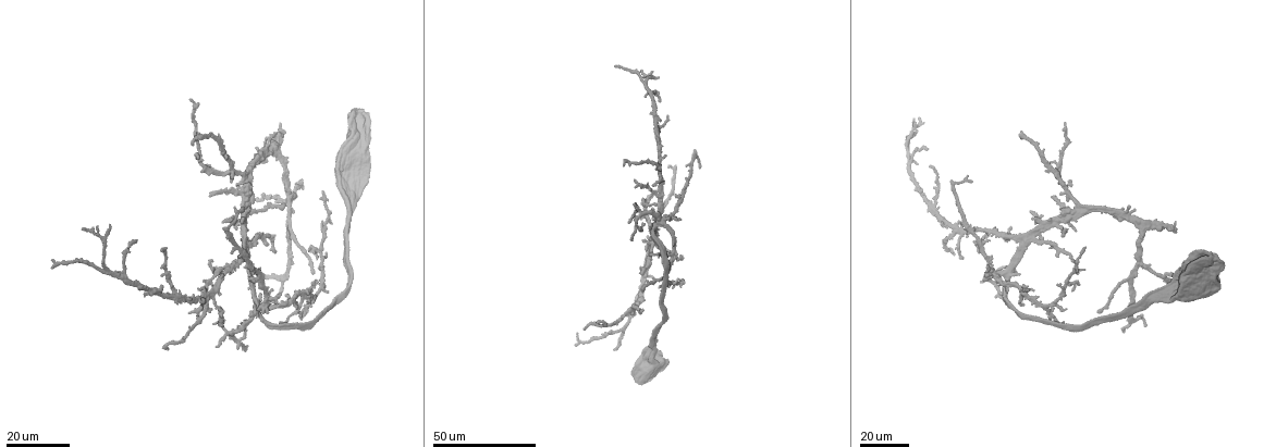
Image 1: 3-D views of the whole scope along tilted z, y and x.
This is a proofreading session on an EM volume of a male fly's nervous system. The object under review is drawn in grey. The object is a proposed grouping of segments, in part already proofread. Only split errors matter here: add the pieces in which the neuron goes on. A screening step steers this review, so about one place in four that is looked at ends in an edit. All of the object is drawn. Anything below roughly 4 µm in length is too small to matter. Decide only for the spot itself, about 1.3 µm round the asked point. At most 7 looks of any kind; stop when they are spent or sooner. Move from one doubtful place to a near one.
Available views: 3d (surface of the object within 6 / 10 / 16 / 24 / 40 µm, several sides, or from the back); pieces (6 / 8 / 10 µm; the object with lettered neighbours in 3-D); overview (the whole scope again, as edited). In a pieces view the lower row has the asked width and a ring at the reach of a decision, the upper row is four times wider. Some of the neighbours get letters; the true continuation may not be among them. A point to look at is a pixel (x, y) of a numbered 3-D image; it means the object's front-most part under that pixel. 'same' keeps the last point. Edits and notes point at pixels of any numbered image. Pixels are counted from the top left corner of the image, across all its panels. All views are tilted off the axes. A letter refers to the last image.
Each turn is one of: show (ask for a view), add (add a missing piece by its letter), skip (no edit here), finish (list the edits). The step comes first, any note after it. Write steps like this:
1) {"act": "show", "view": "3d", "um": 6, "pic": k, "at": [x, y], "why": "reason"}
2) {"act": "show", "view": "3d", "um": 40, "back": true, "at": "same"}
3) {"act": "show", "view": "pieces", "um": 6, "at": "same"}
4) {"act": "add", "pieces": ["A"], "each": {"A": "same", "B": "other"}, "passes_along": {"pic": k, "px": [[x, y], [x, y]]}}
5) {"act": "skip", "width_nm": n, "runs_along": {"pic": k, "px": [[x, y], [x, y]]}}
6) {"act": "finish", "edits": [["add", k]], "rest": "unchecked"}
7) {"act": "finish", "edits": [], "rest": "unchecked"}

{"act": "show", "view": "3d", "um": 40, "pic": 1, "at": [582, 326], "why": "an open end"}

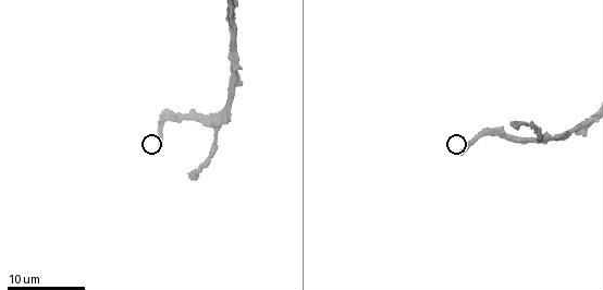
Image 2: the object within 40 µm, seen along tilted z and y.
{"act": "show", "view": "3d", "um": 6, "pic": 2, "at": [158, 142]}

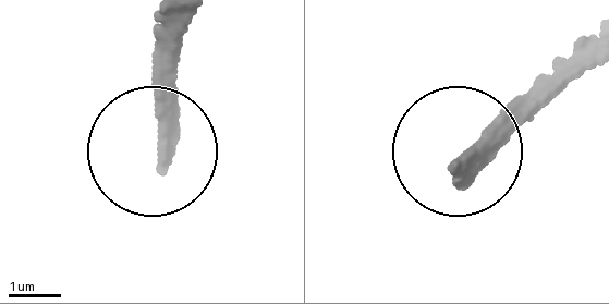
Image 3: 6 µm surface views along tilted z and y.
{"act": "show", "view": "pieces", "um": 10, "pic": 3, "at": [167, 164], "why": "see the neighbours"}

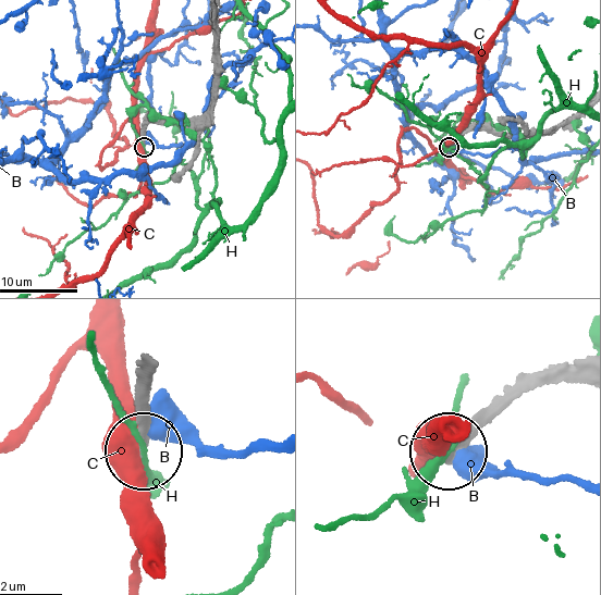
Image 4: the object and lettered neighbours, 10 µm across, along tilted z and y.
{"act": "skip", "each": {"B": "other", "C": "other", "H": "other"}, "runs_along": {"pic": 4, "px": [[155, 371], [140, 448]]}, "found": "none of them fits"}

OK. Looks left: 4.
{"act": "show", "view": "3d", "um": 40, "pic": 1, "at": [577, 334], "why": "free end"}

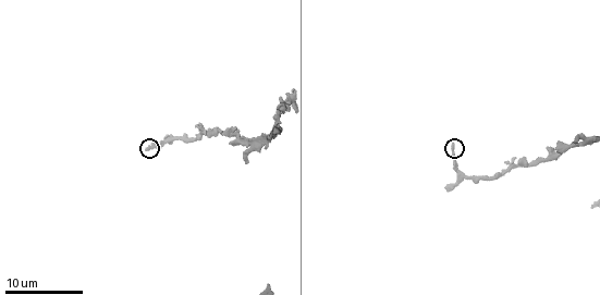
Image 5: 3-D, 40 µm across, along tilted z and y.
{"act": "show", "view": "pieces", "um": 6, "pic": 5, "at": [453, 144], "why": "what lies round it"}

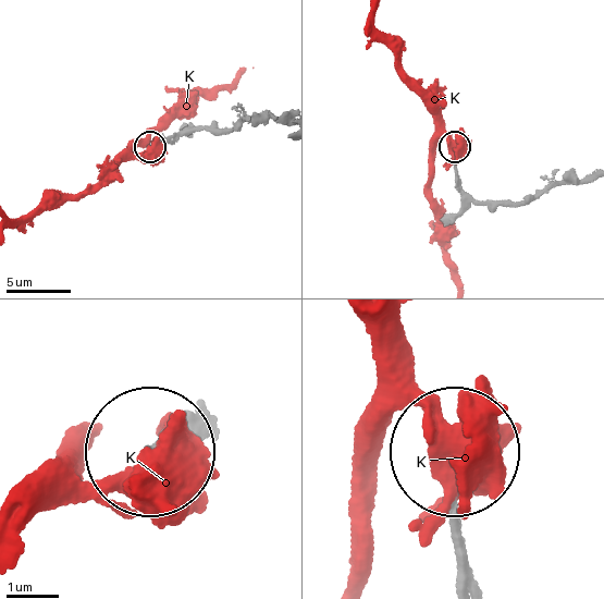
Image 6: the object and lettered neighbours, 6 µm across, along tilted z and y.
{"act": "skip", "each": {"K": "other"}, "found": "none of them fits"}

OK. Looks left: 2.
{"act": "show", "view": "3d", "um": 40, "pic": 1, "at": [265, 136], "why": "thin end"}

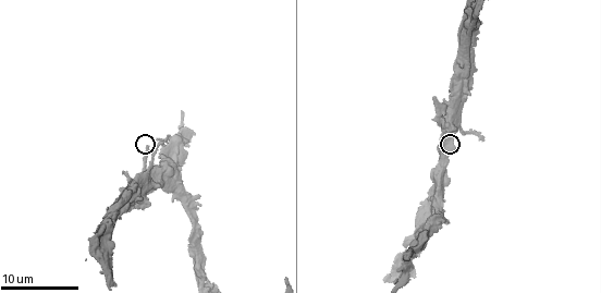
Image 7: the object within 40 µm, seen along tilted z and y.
{"act": "show", "view": "pieces", "um": 10, "pic": 7, "at": [146, 146], "why": "see the neighbours"}

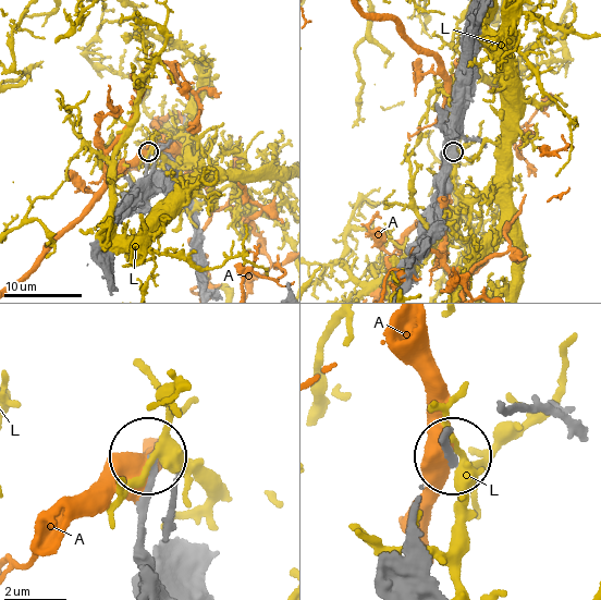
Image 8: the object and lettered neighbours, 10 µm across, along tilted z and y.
{"act": "skip", "each": {"A": "other", "L": "other"}, "runs_along": {"pic": 8, "px": [[151, 578], [144, 529], [149, 461]]}, "found": "none of them fits"}

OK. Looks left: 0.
{"act": "finish", "edits": [], "rest": "unchecked"}

